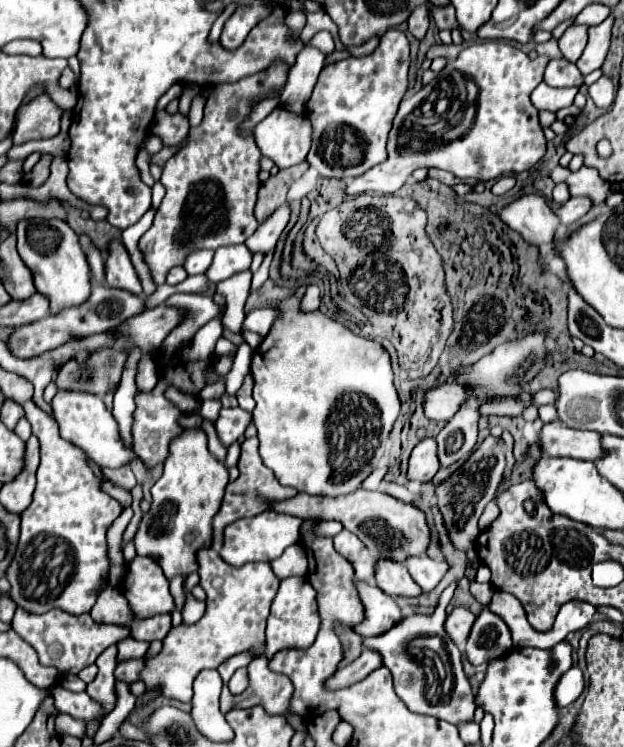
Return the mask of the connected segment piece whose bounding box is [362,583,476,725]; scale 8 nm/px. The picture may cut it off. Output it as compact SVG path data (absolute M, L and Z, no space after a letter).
M456 583L448 585L440 595L438 607L432 615L410 615L378 637L364 637L364 649L380 653L382 665L394 675L396 695L412 713L434 715L448 723L460 725L474 717L474 693L470 681L462 671L462 653L450 643L442 623L446 621L446 605L454 595Z

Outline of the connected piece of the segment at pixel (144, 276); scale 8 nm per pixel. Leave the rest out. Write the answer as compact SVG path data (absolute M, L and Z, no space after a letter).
M154 209L146 211L146 215L144 215L134 227L128 227L128 229L122 231L122 245L126 247L126 251L128 251L128 255L130 255L132 263L134 263L136 275L140 277L140 283L142 283L142 287L144 287L144 295L146 295L146 297L152 295L158 285L154 283L154 279L152 279L152 275L150 275L150 269L148 269L148 265L146 265L146 261L144 261L144 253L140 251L138 241L140 241L140 237L150 229L152 219L154 219Z

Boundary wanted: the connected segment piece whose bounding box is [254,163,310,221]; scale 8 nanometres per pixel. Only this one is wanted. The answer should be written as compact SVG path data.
M300 163L290 169L282 169L276 175L272 175L268 181L260 183L258 201L256 201L256 209L254 209L254 215L258 221L262 221L266 215L270 215L270 211L274 211L274 207L280 207L282 203L286 203L286 193L290 189L292 181L298 175L304 175L304 171L308 167L310 167L308 163Z

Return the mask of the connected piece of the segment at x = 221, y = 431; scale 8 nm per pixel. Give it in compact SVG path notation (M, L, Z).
M240 407L222 409L220 417L216 421L216 431L218 431L218 437L224 443L224 447L228 447L240 435L244 435L244 431L250 425L250 421L252 421L252 413L240 409Z

